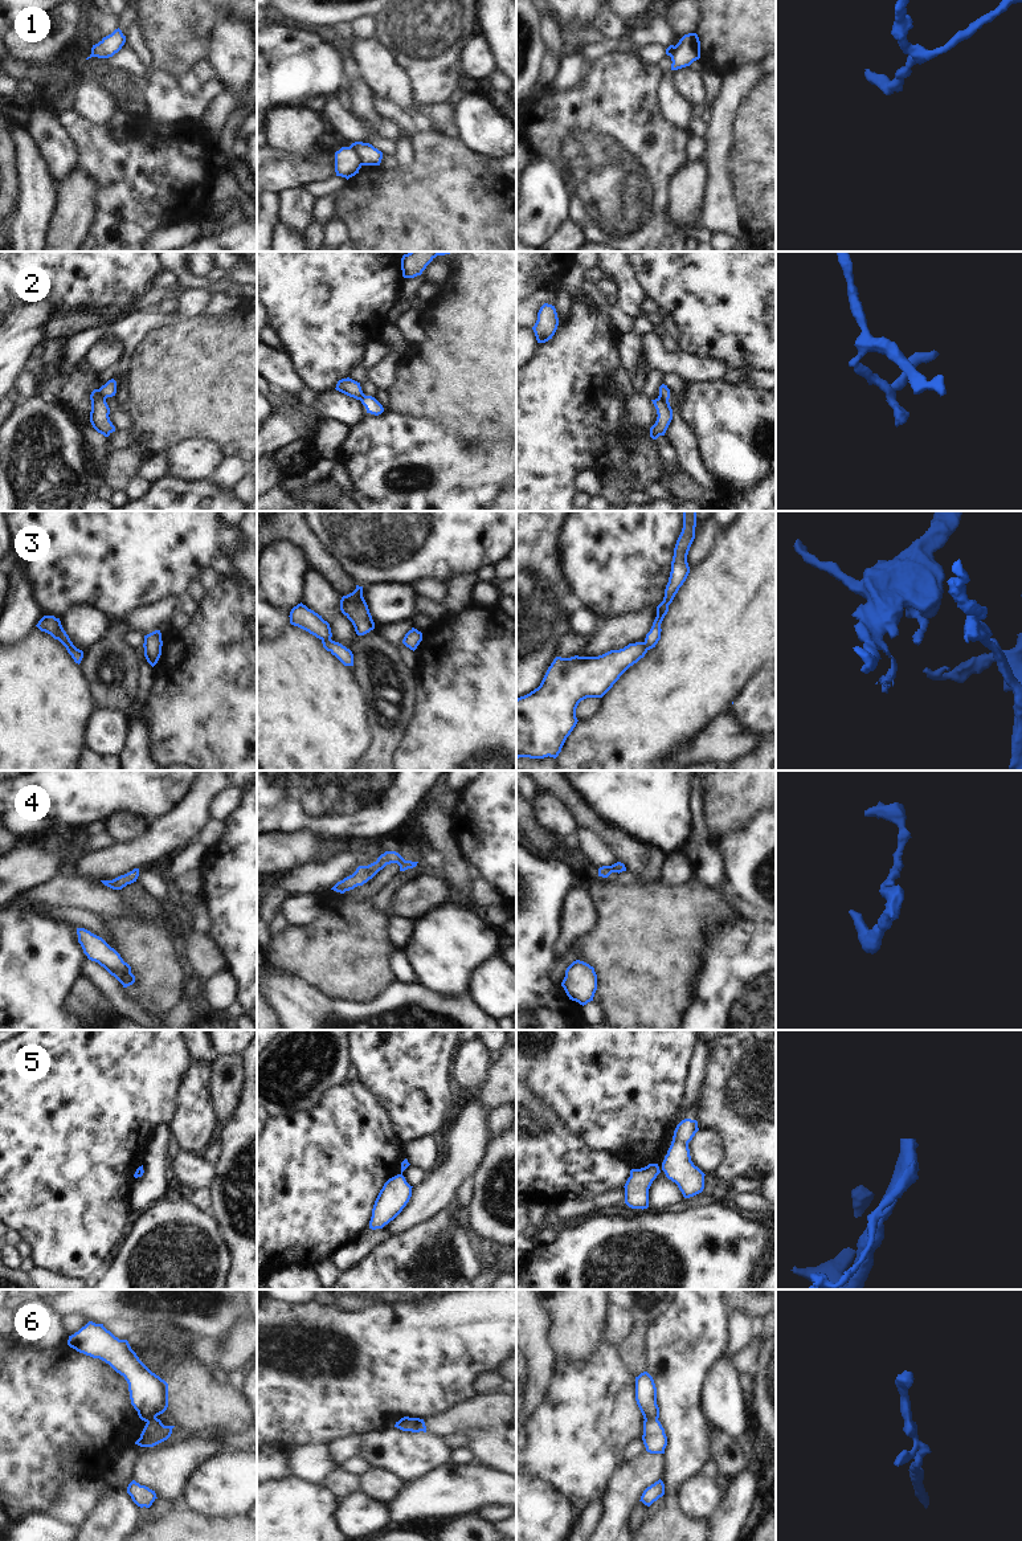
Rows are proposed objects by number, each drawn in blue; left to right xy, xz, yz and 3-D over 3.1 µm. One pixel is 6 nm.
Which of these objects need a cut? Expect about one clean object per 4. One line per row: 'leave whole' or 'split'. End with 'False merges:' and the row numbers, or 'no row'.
1: split
2: split
3: split
4: leave whole
5: split
6: split
False merges: 1, 2, 3, 5, 6

